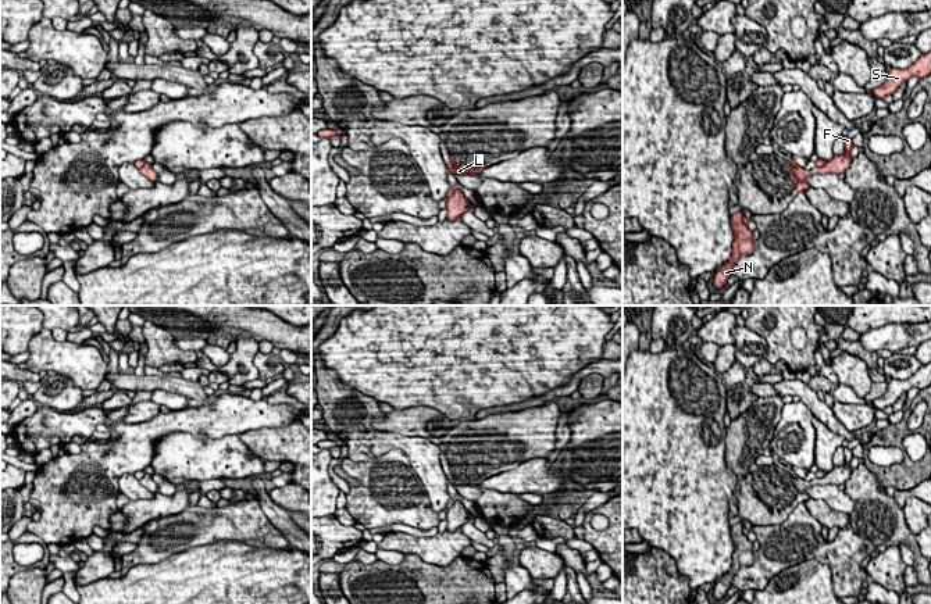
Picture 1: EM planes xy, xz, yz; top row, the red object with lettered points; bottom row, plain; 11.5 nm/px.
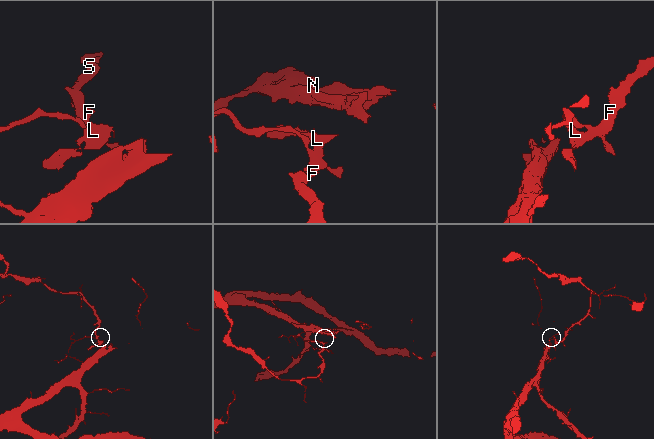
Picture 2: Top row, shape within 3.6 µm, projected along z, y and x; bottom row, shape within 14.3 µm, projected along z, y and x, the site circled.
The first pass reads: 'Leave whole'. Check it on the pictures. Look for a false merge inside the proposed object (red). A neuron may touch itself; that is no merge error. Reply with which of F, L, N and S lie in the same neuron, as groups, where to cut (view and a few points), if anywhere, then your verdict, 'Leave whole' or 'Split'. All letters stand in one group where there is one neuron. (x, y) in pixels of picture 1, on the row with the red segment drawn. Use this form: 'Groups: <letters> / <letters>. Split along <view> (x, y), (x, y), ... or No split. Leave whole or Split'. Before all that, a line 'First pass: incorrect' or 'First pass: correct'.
First pass: incorrect
Groups: F L S / N. Split along xz (455, 189), (449, 196). Split

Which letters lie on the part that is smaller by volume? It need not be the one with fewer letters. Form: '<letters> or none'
F, L, S

